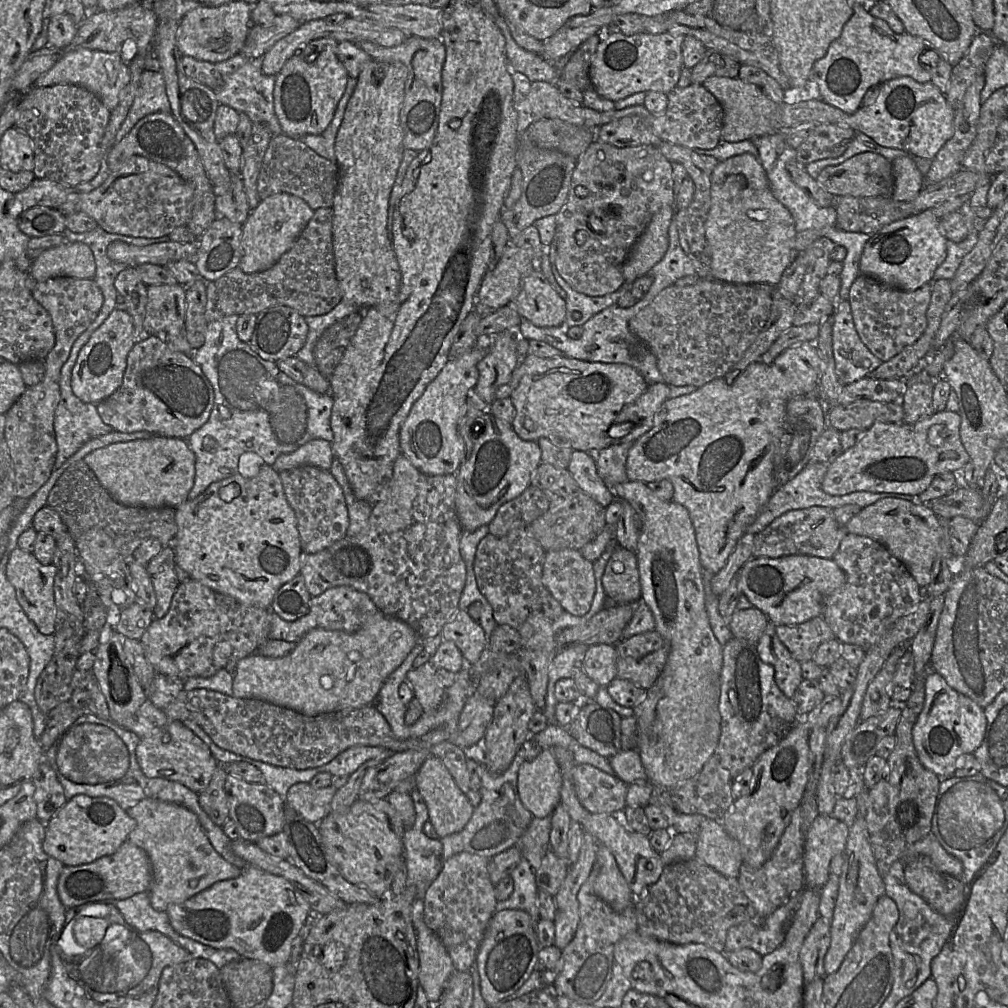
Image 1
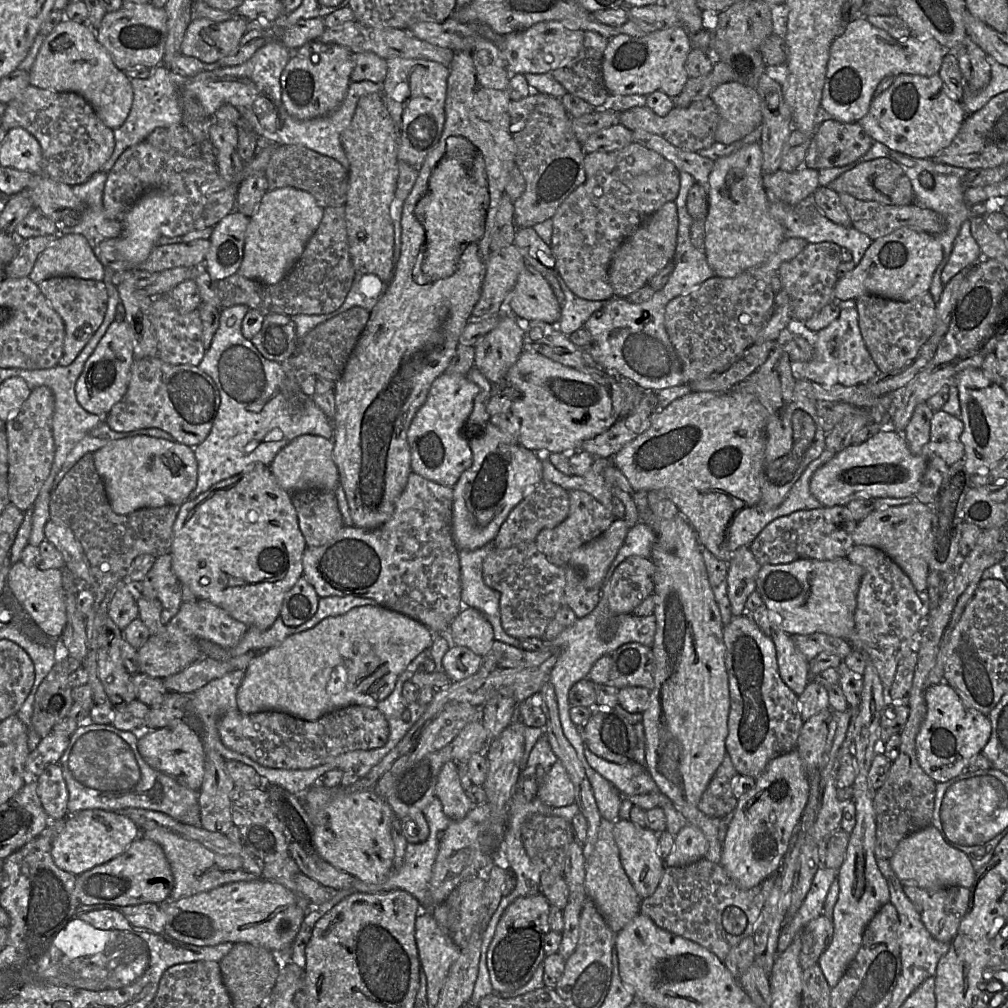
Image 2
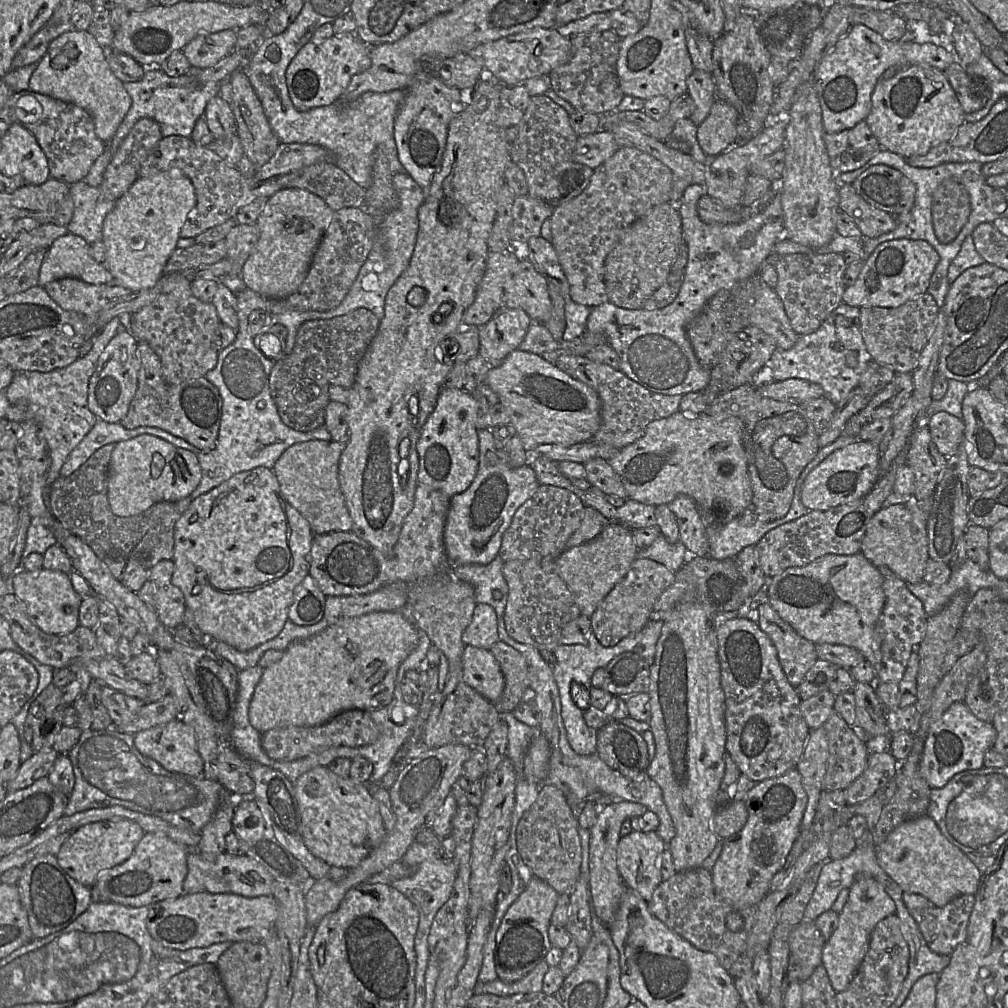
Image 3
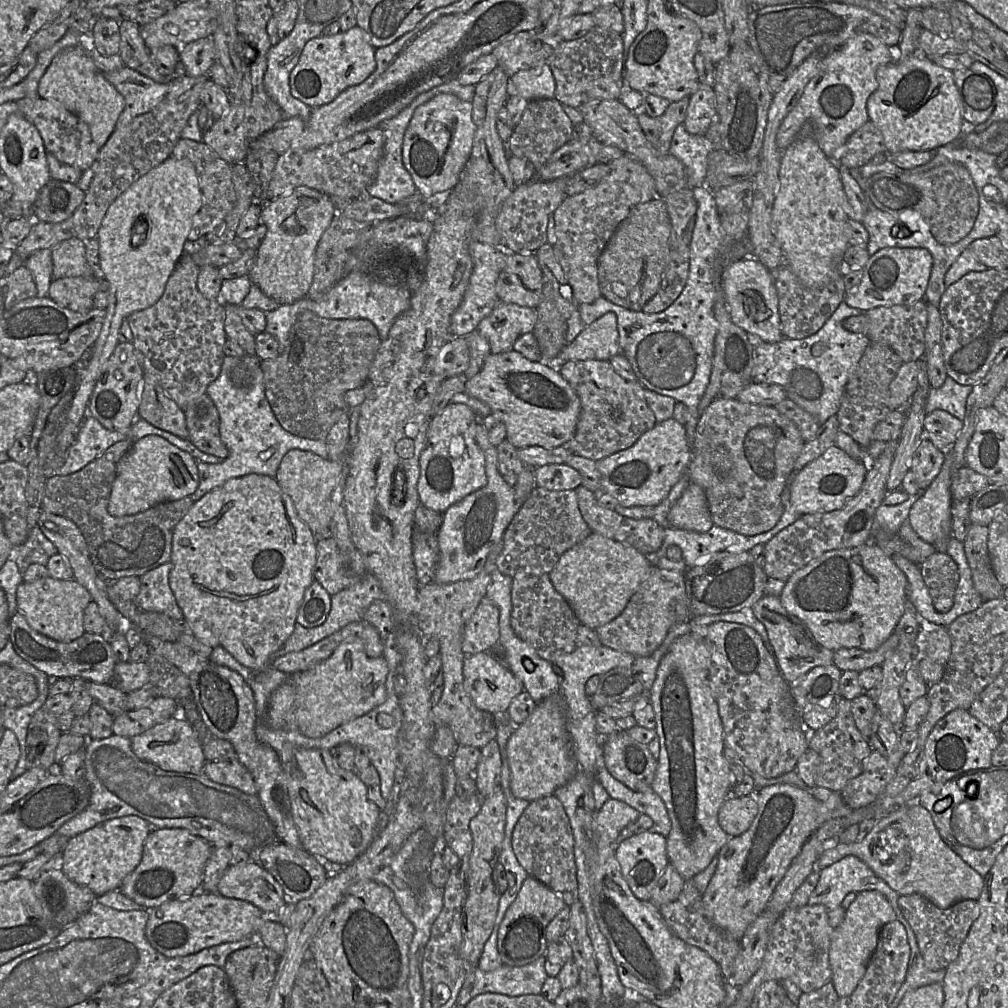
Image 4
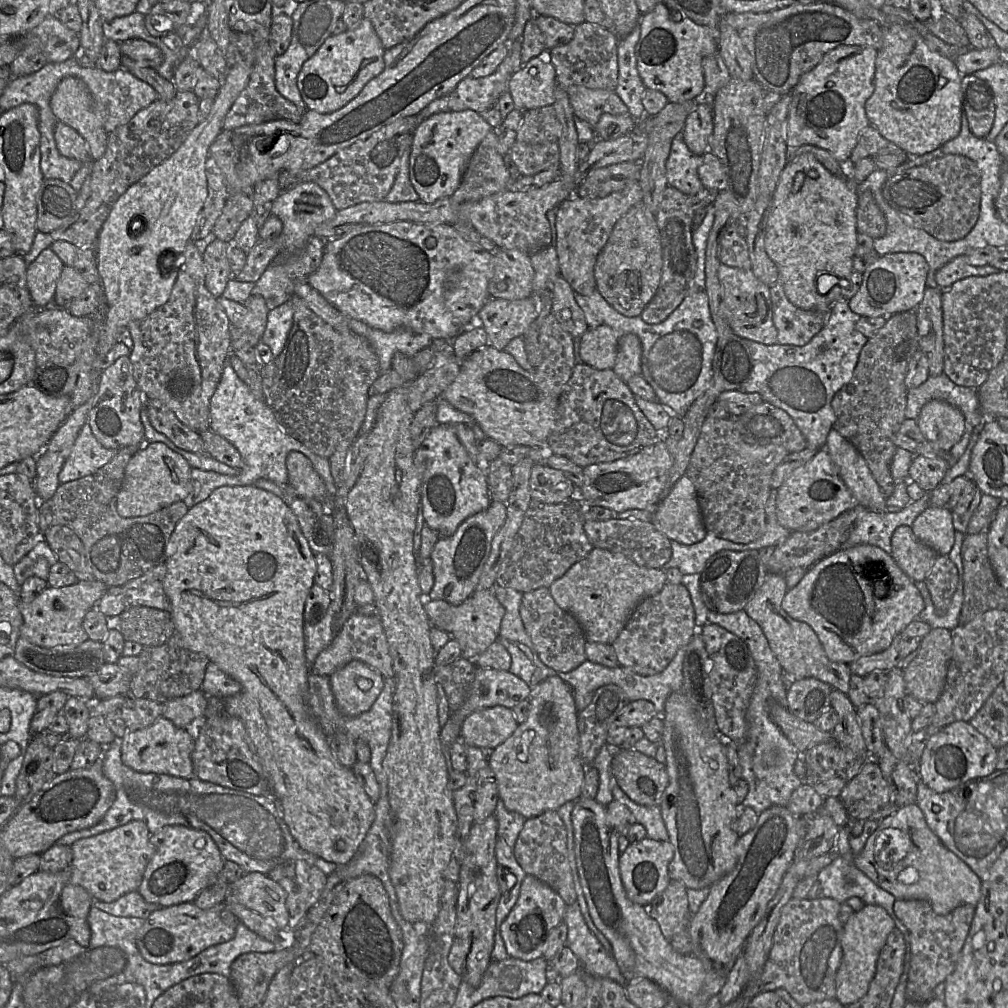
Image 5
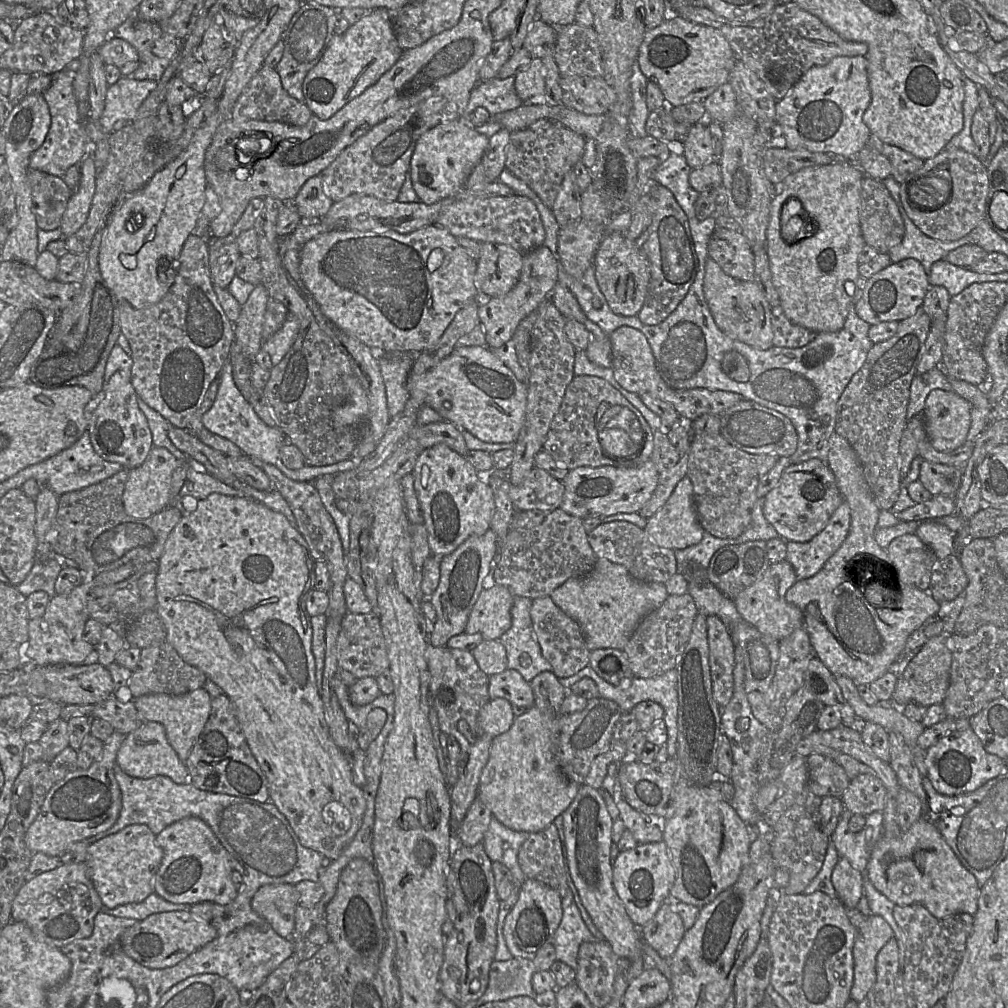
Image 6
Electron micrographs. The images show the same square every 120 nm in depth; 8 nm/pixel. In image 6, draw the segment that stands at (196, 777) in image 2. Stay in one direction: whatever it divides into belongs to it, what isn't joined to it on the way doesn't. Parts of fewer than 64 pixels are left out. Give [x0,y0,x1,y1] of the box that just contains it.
[117,722,190,784]

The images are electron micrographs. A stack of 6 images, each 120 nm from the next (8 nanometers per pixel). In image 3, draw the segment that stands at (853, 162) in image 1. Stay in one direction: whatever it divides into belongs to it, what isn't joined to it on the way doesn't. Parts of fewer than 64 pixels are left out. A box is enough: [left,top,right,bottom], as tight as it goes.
[851,164,915,216]

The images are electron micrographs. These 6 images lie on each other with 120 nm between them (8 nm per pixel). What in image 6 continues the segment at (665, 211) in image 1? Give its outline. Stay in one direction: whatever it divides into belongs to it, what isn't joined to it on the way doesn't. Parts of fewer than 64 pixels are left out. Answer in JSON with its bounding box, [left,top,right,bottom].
[593,232,650,316]

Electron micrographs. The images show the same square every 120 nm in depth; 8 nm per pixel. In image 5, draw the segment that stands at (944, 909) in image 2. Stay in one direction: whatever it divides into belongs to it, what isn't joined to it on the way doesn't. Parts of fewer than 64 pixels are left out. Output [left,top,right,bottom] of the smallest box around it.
[894,900,975,1003]

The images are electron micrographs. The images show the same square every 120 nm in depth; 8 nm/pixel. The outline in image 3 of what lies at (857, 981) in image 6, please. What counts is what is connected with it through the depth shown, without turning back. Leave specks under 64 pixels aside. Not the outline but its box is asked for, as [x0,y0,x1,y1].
[822,877,895,993]

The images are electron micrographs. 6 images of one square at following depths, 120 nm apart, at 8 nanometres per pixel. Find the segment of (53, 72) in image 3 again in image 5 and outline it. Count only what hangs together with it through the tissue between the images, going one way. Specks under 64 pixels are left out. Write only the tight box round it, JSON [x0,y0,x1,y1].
[50,78,108,159]

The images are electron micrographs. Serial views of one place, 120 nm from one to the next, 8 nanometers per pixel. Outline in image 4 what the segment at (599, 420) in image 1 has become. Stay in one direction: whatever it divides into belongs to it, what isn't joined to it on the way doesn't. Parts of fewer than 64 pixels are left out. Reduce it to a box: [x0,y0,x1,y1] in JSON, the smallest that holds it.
[466,353,580,448]

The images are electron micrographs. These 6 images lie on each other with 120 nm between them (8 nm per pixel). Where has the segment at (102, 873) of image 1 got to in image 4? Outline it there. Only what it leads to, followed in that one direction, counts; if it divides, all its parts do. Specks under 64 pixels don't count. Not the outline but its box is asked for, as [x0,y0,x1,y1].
[119,828,212,909]

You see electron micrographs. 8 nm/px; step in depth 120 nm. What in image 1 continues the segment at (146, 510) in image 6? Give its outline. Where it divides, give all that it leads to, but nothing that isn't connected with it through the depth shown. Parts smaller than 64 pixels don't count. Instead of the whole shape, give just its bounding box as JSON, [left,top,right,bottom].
[84,435,196,508]

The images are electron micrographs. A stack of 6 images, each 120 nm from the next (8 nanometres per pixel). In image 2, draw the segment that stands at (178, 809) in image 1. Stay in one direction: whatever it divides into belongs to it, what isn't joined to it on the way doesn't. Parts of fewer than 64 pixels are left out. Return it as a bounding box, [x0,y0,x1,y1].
[140,827,263,901]

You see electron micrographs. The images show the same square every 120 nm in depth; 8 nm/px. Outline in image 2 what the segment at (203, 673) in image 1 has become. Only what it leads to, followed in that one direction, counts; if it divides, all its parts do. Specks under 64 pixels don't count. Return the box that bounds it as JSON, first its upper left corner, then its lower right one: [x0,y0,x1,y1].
[138,598,248,678]

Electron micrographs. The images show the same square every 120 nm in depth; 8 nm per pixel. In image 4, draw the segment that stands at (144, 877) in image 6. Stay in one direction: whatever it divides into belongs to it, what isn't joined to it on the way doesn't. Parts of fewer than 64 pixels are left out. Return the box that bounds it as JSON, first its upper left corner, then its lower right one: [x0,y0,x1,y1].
[58,815,150,896]

